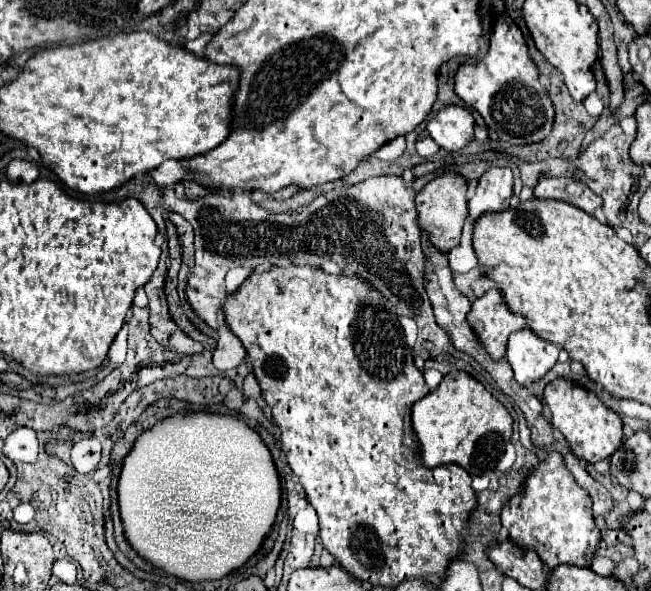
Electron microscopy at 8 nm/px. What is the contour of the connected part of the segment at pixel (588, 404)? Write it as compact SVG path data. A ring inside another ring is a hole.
M557 378L545 386L543 400L553 414L551 424L561 430L561 434L565 436L565 440L569 442L569 446L577 458L593 464L597 460L609 458L621 446L623 422L621 422L619 414L615 414L611 408L607 408L591 390L585 390L583 386L579 386L571 380Z

